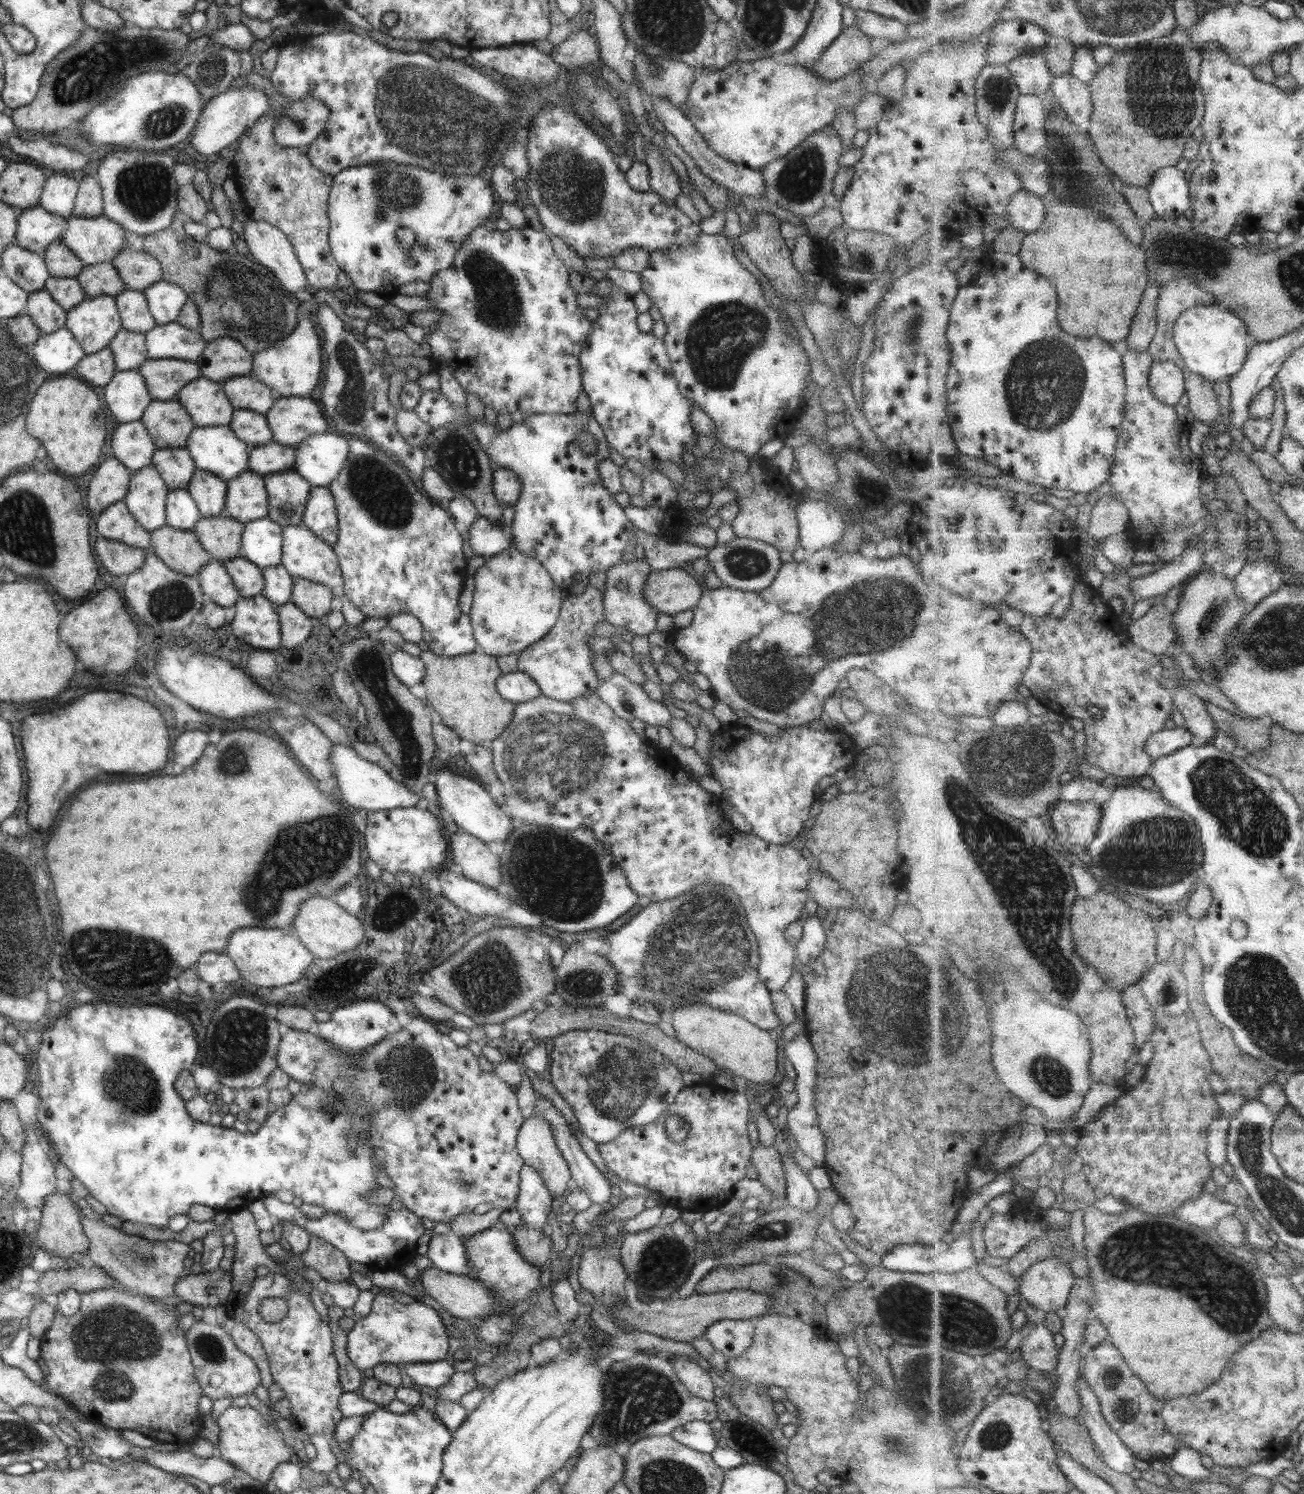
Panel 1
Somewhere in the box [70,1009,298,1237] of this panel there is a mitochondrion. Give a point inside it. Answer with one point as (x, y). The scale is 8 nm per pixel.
(132, 1085)

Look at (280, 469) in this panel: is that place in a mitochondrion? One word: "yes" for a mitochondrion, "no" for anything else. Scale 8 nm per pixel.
no

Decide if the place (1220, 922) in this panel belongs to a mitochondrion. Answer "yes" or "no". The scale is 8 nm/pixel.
no

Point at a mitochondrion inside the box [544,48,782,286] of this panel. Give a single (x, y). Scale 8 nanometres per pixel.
(655, 67)

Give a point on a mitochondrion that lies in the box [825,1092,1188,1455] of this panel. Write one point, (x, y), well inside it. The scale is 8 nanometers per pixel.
(966, 1325)

